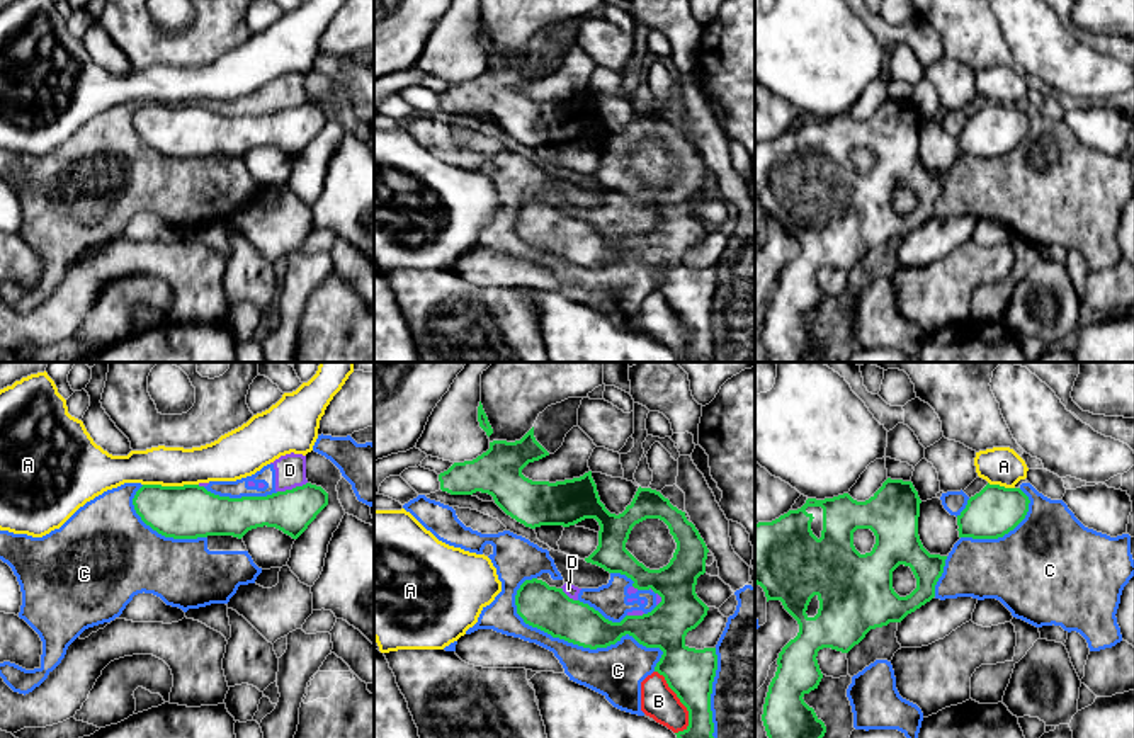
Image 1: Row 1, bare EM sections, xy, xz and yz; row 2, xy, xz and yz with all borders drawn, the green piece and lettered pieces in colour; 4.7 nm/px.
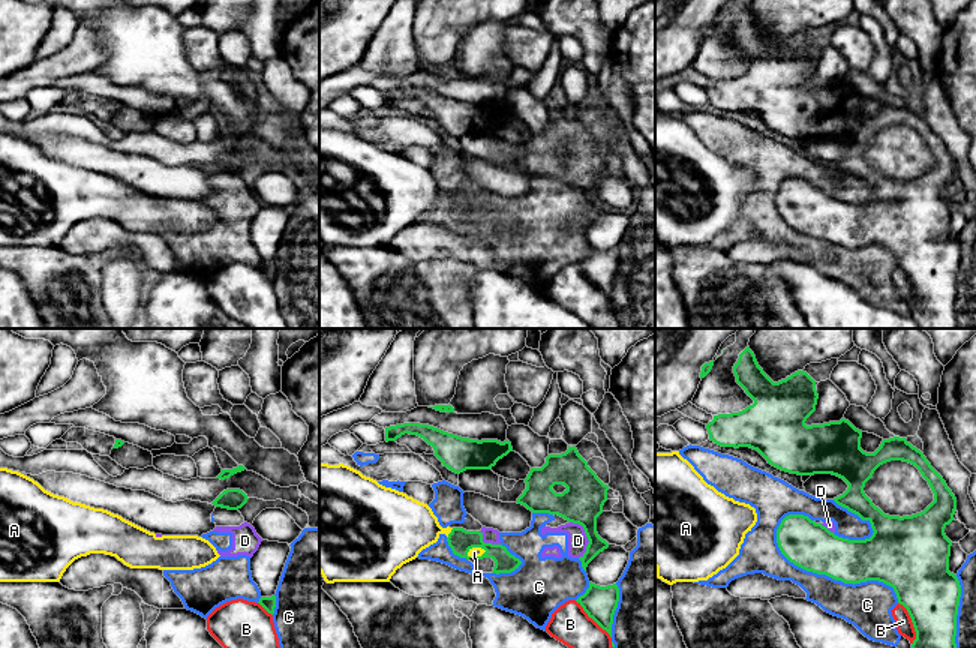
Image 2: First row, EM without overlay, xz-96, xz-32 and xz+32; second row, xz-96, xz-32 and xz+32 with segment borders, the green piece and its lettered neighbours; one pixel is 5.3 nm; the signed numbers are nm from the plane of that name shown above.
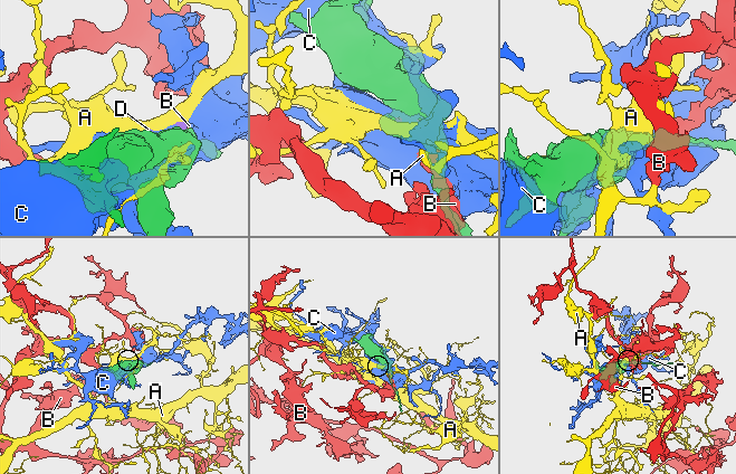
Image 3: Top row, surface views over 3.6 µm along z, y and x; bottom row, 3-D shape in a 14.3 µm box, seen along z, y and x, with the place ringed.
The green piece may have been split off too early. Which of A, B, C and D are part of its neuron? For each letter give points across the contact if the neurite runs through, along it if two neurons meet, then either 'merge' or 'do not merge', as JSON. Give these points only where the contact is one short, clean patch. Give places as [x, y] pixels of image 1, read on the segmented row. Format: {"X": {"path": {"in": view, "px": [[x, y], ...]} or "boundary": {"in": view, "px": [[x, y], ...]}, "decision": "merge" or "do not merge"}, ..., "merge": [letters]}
{"A": {"boundary": {"in": "xy", "px": [[143, 483], [198, 485]]}, "decision": "do not merge"}, "B": {"boundary": {"in": "xz", "px": [[655, 670], [687, 711], [687, 726], [682, 732]]}, "decision": "do not merge"}, "C": {"decision": "do not merge"}, "D": {"decision": "do not merge"}, "merge": []}

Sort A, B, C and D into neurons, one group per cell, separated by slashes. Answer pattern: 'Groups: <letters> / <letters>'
Groups: A / B / C D

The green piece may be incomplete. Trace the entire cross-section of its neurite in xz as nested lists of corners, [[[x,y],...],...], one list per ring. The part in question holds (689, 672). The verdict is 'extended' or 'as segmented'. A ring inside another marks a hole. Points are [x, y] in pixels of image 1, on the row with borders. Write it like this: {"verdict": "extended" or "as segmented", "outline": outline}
{"verdict": "as segmented", "outline": [[[532,427],[520,440],[493,440],[476,459],[454,463],[439,474],[440,490],[451,495],[488,493],[507,515],[530,529],[570,527],[595,519],[600,525],[598,546],[585,561],[626,575],[634,588],[651,588],[661,602],[648,614],[612,622],[588,604],[570,599],[563,588],[532,578],[517,590],[517,614],[553,638],[590,650],[615,644],[626,634],[646,648],[660,648],[663,655],[655,672],[665,677],[689,711],[689,726],[675,733],[677,738],[714,738],[711,694],[717,670],[716,648],[685,644],[687,633],[709,610],[695,593],[709,553],[704,539],[685,512],[656,490],[639,486],[626,510],[615,515],[600,502],[592,471],[556,483],[532,481],[522,474],[529,463],[546,456],[549,452],[536,440]],[[646,519],[663,520],[677,542],[673,558],[660,570],[646,568],[626,549],[632,527]]]}

